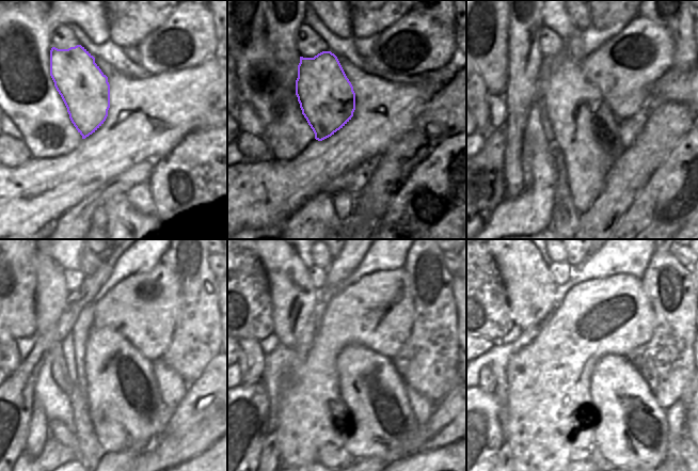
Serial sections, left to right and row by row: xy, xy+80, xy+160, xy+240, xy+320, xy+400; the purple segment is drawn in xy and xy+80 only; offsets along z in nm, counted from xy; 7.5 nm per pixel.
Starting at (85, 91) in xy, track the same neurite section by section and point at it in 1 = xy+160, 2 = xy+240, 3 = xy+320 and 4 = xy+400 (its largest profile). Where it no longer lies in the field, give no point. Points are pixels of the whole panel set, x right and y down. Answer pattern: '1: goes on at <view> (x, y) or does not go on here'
1: goes on at xy+160 (588, 132)
2: goes on at xy+240 (125, 406)
3: goes on at xy+320 (371, 388)
4: goes on at xy+400 (632, 434)

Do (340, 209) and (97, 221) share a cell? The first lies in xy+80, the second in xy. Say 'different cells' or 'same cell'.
same cell

